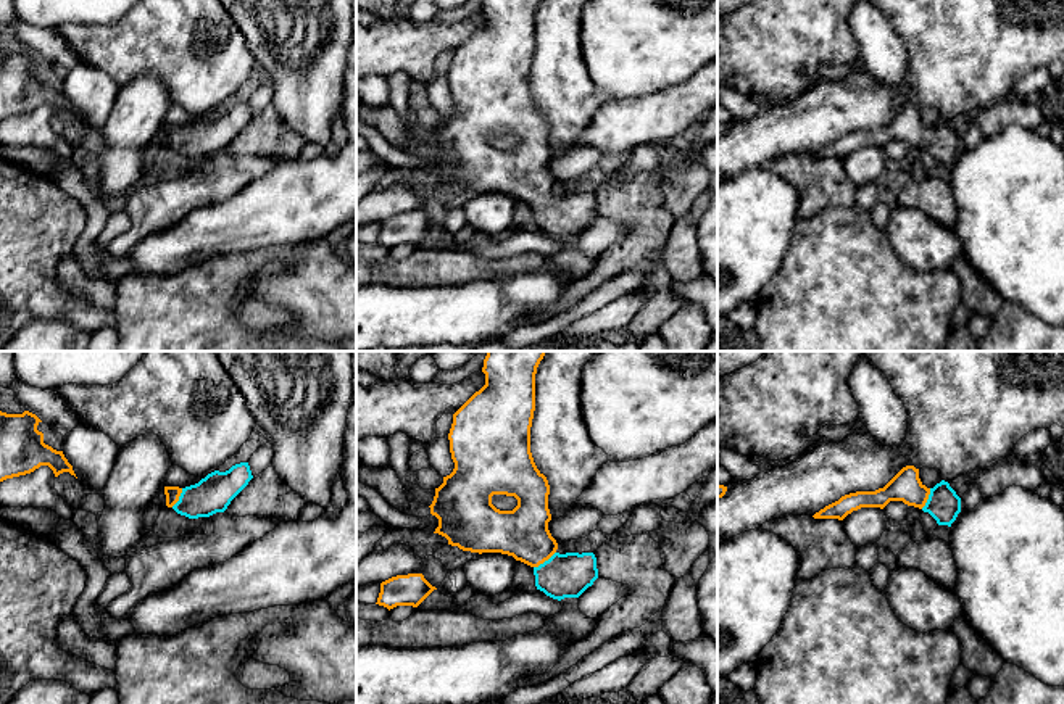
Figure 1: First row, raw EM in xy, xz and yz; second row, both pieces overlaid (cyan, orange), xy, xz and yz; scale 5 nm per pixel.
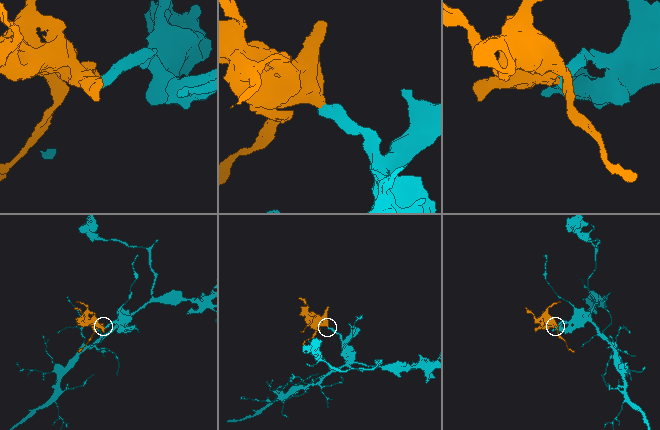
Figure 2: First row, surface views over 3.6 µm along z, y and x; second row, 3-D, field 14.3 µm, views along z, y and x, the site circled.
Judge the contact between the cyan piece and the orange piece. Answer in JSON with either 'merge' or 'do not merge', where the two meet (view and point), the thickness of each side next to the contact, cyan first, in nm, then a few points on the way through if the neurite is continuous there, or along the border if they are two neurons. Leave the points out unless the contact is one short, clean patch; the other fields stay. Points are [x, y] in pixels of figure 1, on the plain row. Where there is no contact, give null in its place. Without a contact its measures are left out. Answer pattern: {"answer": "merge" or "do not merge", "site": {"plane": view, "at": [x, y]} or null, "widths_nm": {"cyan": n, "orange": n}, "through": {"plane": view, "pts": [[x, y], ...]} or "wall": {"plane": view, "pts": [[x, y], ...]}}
{"answer": "merge", "site": {"plane": "xz", "at": [545, 200]}, "widths_nm": {"cyan": 220, "orange": 260}, "through": {"plane": "xz", "pts": [[563, 215], [545, 200], [523, 171]]}}

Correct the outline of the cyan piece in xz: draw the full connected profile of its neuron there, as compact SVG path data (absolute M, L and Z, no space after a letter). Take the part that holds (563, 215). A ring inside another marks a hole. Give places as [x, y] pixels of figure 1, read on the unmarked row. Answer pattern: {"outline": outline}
{"outline": "M484 0L482 11L485 13L485 24L476 31L455 53L453 53L453 63L448 72L450 79L450 92L451 98L455 101L455 108L450 114L443 116L443 122L435 127L435 135L430 147L430 153L438 158L438 166L434 172L438 172L448 179L448 184L458 185L463 190L471 192L501 192L513 195L516 200L521 200L534 208L535 214L535 226L537 229L543 230L547 235L553 238L564 238L564 237L579 237L588 226L593 224L593 221L598 217L598 208L596 208L596 197L593 192L566 192L559 193L558 182L551 176L548 169L548 161L551 159L551 153L548 148L548 134L550 134L550 124L547 116L537 108L532 92L530 92L530 66L535 50L535 13L540 0ZM493 134L506 134L514 135L517 139L517 145L513 150L500 150L492 143Z"}

